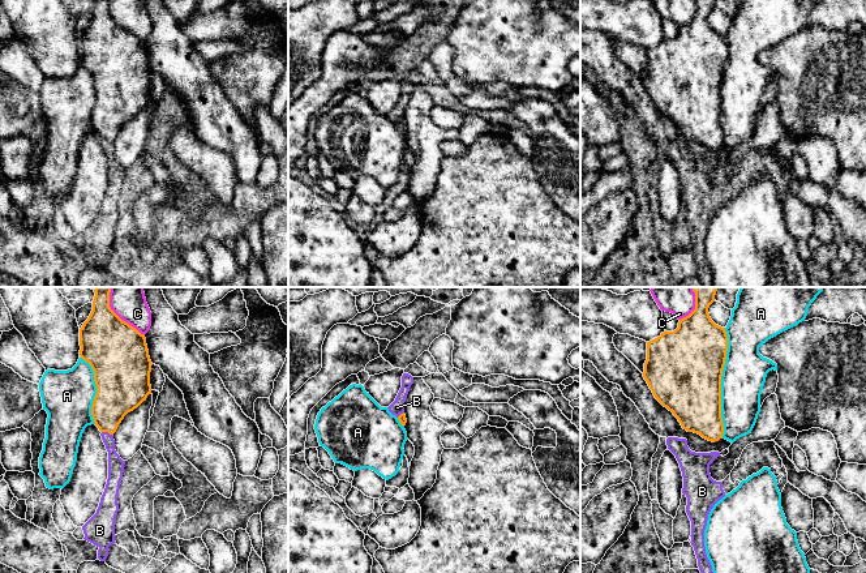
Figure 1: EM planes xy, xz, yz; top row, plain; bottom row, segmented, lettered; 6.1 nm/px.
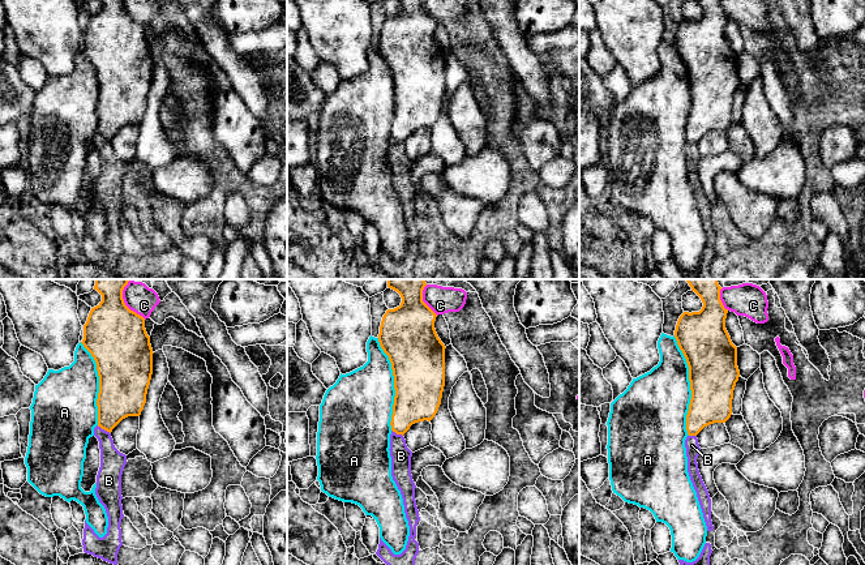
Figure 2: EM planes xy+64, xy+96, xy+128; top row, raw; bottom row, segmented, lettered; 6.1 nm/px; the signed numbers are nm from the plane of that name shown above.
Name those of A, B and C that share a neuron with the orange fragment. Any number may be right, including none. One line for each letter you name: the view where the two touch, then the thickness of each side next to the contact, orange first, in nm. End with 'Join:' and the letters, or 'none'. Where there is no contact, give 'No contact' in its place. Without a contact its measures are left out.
Join: none

